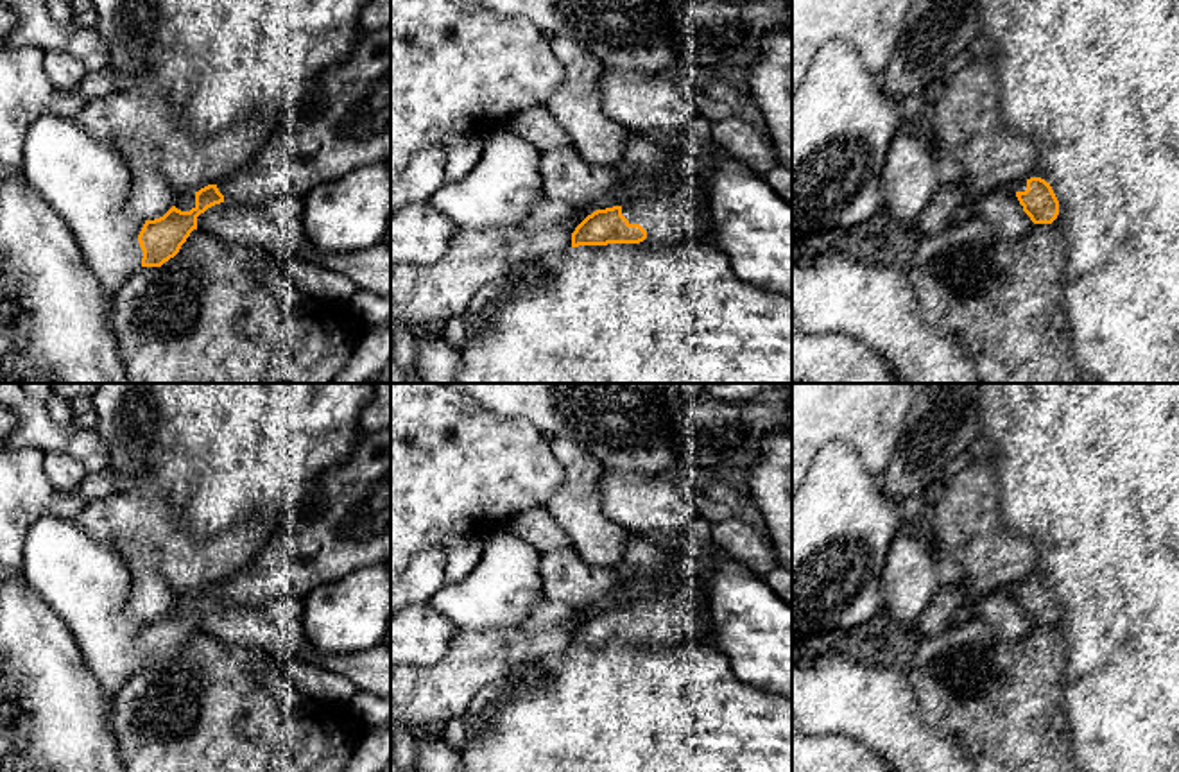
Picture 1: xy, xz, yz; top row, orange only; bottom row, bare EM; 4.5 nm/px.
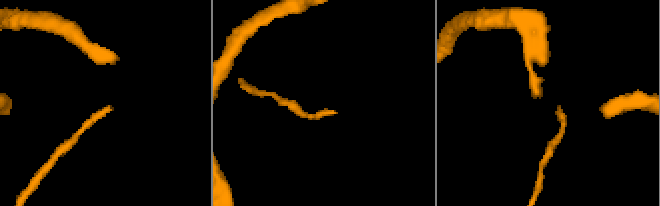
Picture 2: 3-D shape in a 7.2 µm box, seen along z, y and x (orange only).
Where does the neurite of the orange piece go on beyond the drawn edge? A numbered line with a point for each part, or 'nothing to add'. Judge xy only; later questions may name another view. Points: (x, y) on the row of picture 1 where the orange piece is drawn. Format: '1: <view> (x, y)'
1: xy (348, 128)

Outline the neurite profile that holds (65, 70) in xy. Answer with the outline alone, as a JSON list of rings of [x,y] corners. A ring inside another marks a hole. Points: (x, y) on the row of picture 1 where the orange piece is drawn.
[[[45,52],[43,68],[52,86],[59,91],[73,91],[88,73],[86,66],[68,52]]]

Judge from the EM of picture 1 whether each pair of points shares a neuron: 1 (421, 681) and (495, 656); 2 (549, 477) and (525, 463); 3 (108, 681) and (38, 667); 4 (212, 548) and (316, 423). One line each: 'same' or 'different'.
1: same
2: same
3: different
4: different

